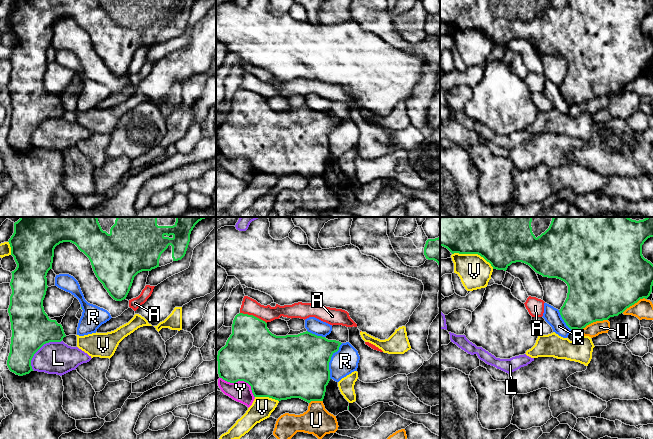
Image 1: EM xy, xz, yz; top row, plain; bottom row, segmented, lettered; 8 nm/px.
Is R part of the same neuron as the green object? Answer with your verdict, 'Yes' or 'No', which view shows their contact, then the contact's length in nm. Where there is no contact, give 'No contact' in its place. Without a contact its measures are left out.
No. Touches green in xz. Shared border 300 nm

